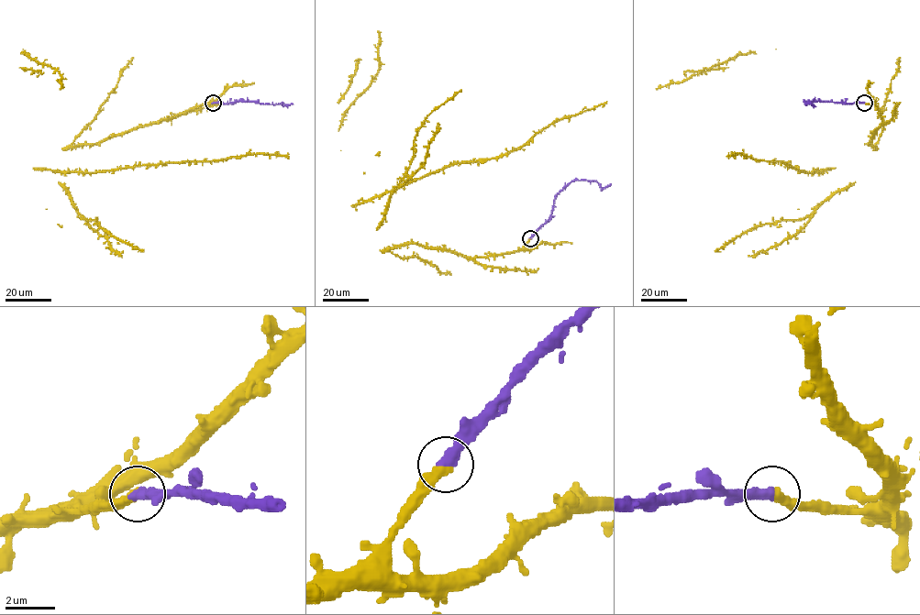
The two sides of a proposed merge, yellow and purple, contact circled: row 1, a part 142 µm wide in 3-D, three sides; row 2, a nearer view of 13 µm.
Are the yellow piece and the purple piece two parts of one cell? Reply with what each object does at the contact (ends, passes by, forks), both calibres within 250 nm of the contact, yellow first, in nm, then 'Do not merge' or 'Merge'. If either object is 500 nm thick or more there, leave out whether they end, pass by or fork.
At the ring yellow ends. At the ring purple ends. Thickness 420 nm (yellow) against 440 nm. Merge

